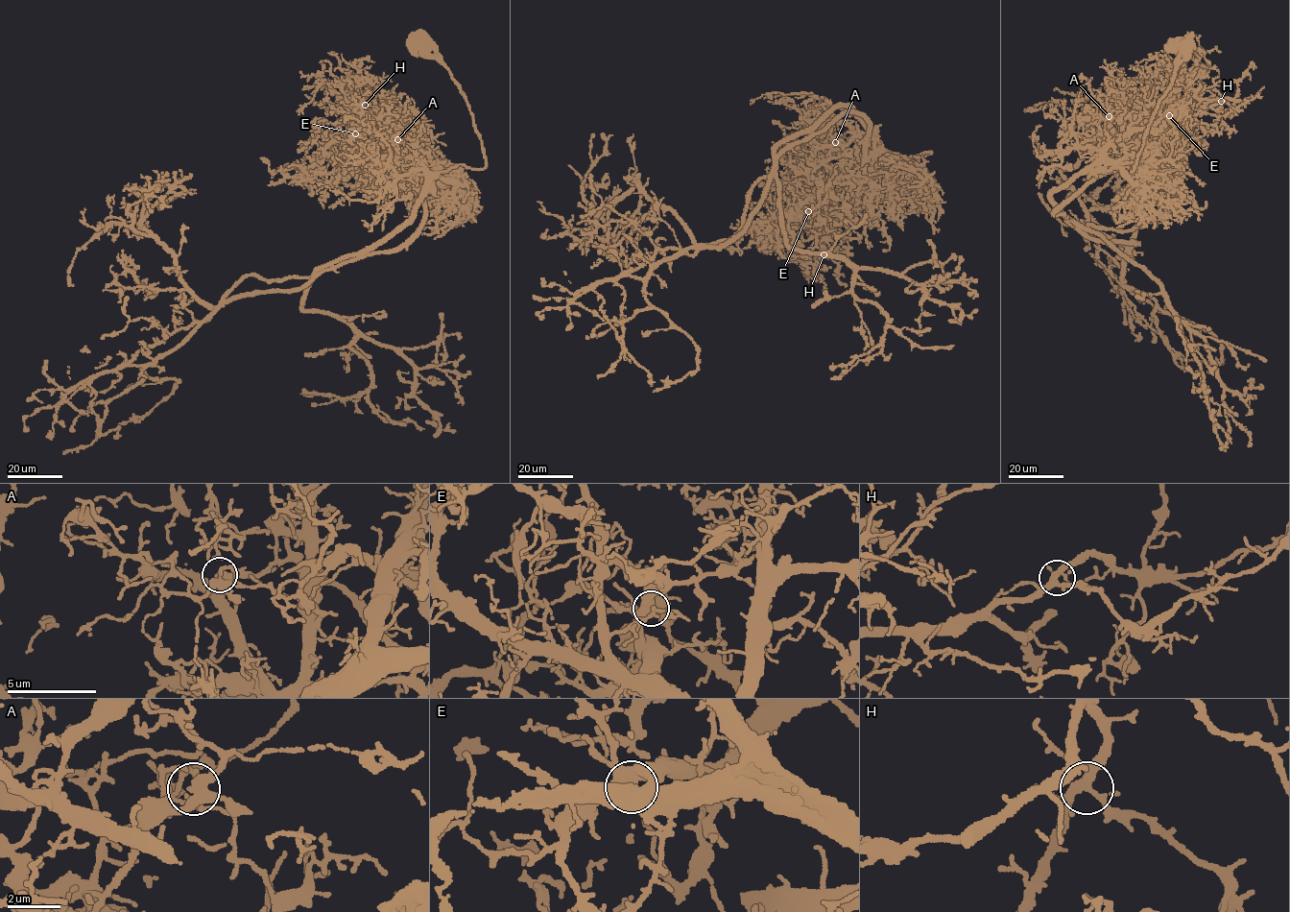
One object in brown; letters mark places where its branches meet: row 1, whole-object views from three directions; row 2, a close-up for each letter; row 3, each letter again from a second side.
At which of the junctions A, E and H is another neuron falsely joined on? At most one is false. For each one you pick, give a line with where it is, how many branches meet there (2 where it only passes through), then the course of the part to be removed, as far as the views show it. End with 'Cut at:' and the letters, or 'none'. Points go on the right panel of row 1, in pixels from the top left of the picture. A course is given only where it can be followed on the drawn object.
A: at (1109, 116); 6 branches meet; foreign part runs (1109, 117), (1155, 152), (1054, 211), (1129, 246), (1087, 221), (1061, 173), (1126, 136), (1136, 102)
Cut at: A

